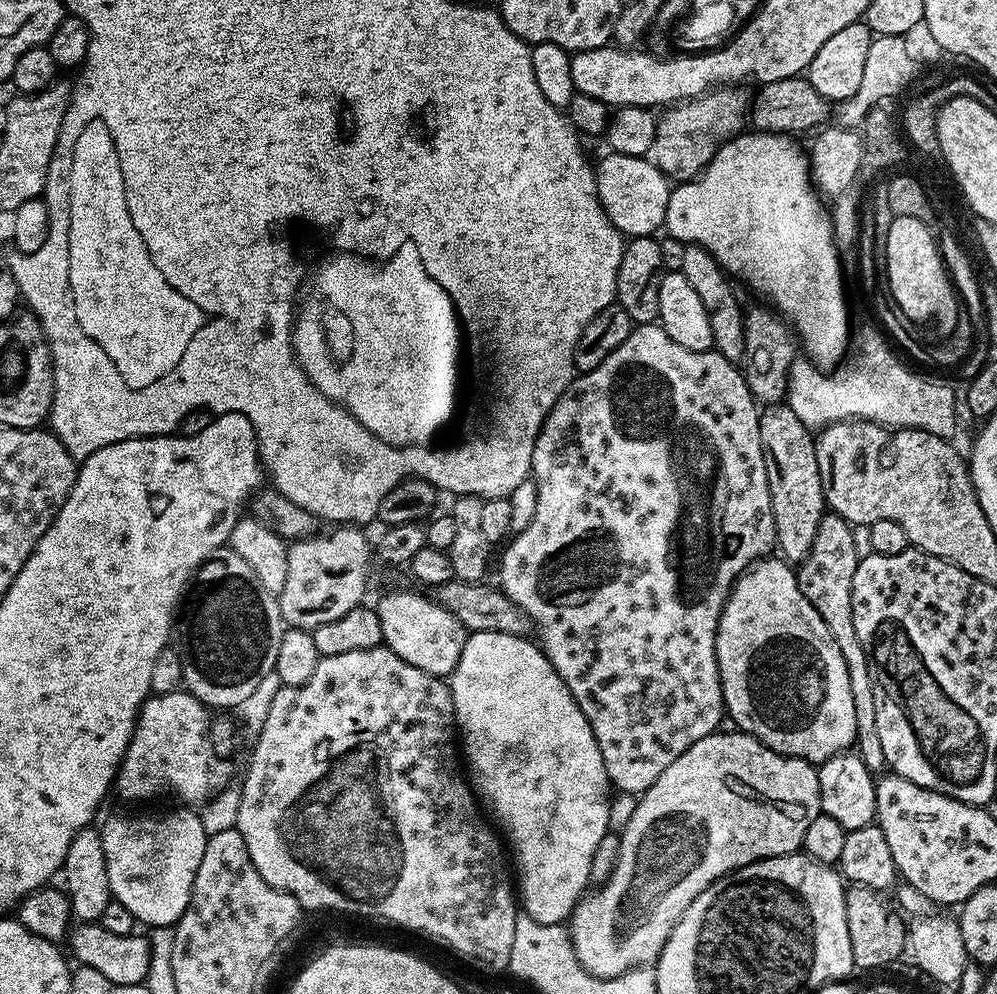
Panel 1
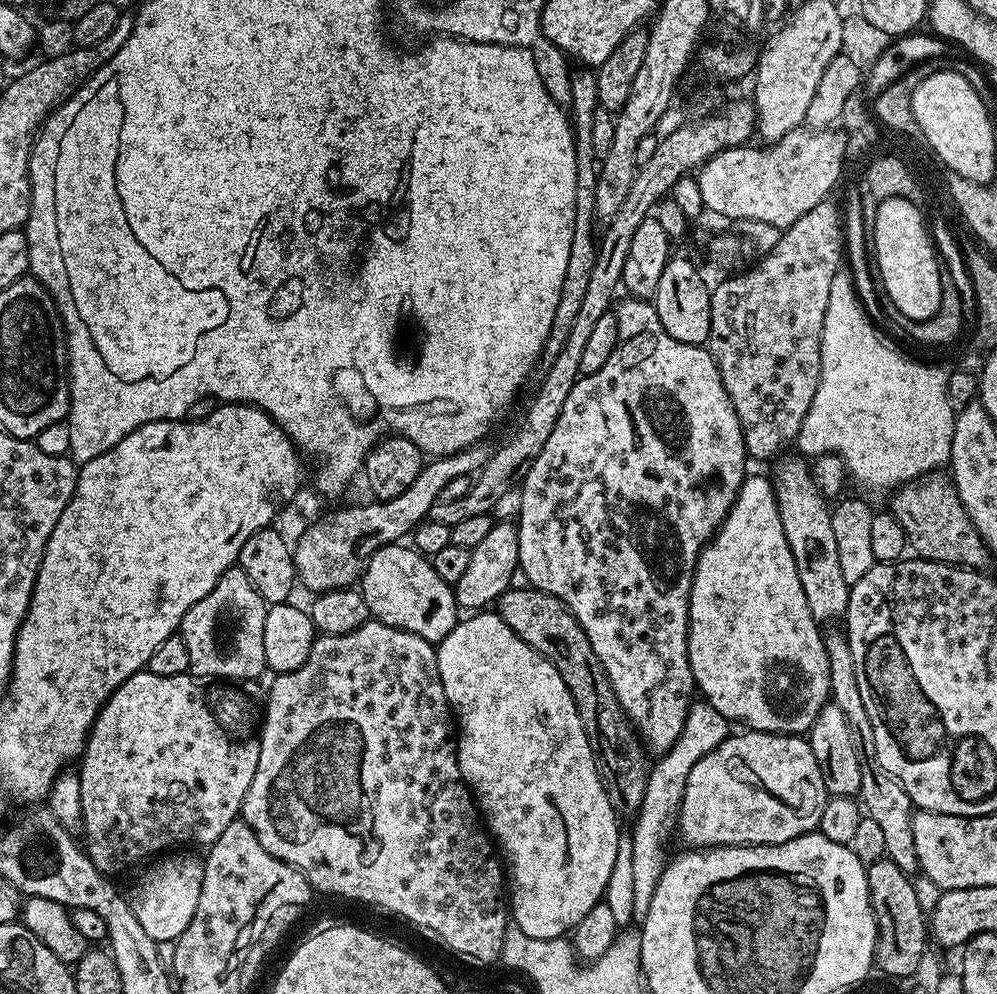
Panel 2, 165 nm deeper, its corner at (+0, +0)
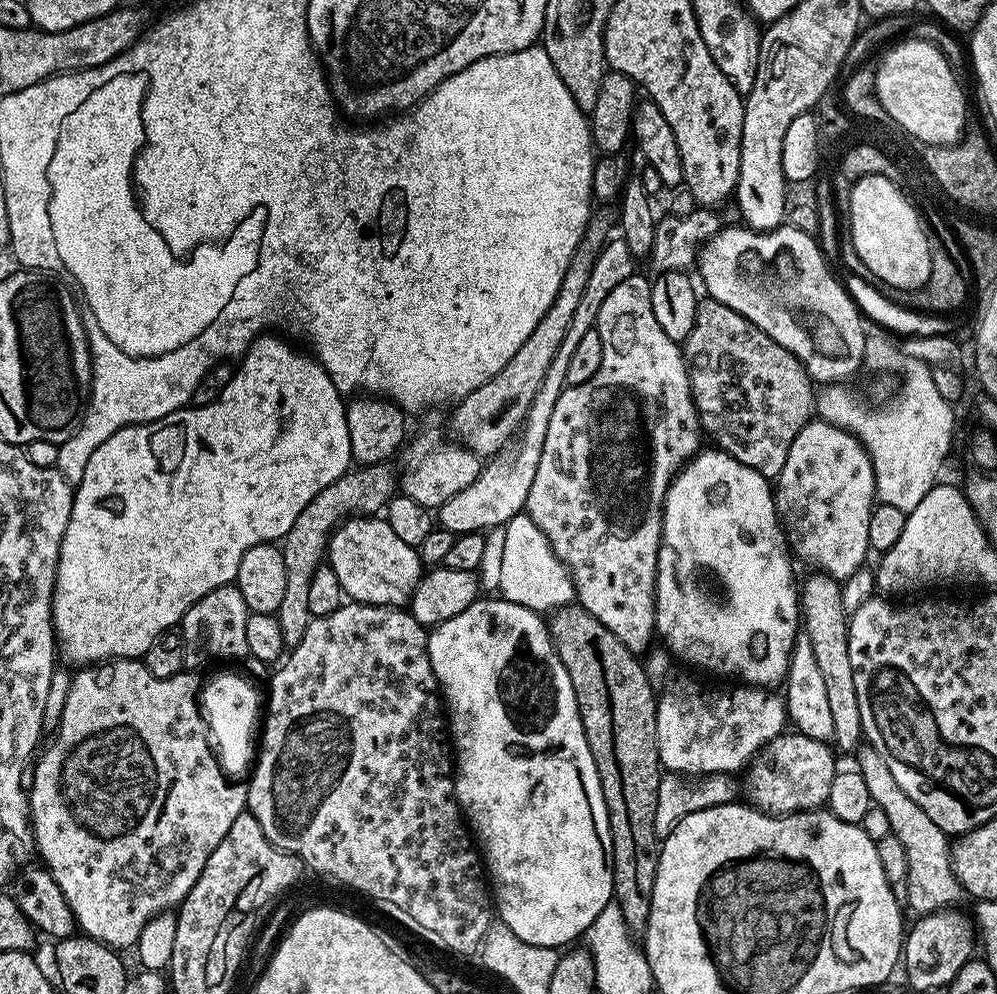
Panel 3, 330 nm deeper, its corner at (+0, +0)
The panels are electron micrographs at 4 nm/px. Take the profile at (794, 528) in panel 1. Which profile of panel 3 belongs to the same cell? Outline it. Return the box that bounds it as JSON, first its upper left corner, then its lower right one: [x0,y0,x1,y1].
[800,574,864,753]

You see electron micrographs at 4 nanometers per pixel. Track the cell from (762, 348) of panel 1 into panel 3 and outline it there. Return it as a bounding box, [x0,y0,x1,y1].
[682,299,814,478]

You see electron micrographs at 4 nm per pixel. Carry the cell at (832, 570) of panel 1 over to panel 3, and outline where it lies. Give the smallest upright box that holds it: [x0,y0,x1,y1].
[855,746,966,917]

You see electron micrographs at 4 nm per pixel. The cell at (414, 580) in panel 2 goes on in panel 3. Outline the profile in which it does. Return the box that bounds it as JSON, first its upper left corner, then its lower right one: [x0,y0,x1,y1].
[326,516,422,605]

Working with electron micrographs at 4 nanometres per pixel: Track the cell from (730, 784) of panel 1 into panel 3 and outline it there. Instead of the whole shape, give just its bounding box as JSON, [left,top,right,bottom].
[742,735,838,812]

